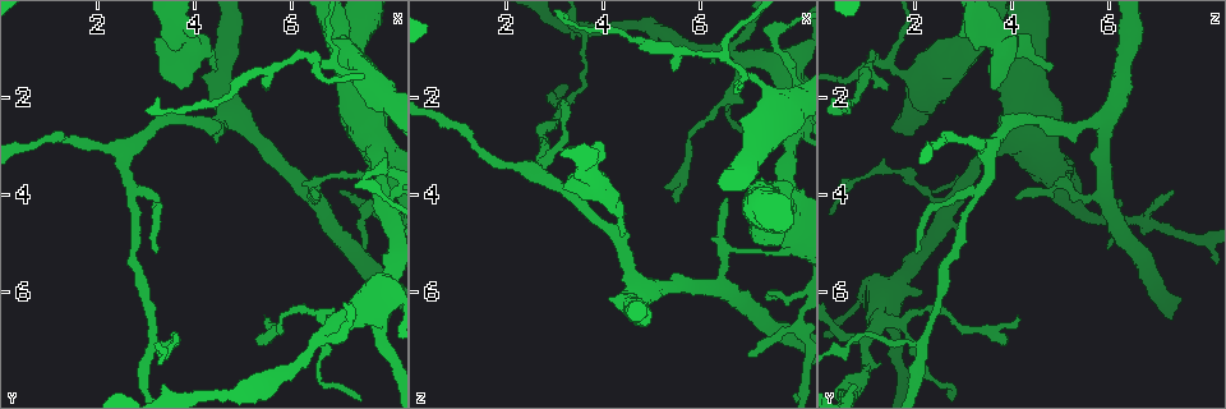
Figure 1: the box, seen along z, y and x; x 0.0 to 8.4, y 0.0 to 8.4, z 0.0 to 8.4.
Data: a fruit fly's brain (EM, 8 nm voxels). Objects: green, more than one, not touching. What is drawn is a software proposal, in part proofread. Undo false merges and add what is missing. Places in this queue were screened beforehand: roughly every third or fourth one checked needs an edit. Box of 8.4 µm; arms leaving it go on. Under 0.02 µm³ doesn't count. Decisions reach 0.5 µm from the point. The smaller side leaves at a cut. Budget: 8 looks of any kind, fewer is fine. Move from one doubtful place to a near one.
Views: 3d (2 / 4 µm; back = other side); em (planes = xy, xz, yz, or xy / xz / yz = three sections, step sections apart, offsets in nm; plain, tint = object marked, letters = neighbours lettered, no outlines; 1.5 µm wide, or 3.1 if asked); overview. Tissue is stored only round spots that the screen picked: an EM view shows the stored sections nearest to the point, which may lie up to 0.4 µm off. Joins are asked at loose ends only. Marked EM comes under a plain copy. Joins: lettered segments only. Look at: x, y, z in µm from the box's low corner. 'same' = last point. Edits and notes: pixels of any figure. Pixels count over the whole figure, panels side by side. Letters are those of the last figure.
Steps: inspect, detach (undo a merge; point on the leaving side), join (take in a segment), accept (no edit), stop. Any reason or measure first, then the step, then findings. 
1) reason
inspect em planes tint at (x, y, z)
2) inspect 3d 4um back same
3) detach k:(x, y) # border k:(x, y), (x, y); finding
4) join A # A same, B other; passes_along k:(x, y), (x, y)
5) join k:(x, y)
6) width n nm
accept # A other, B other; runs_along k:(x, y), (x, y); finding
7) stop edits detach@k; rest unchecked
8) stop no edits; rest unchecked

thin end
inspect 3d 4um at (4.35, 1.30, 4.85)

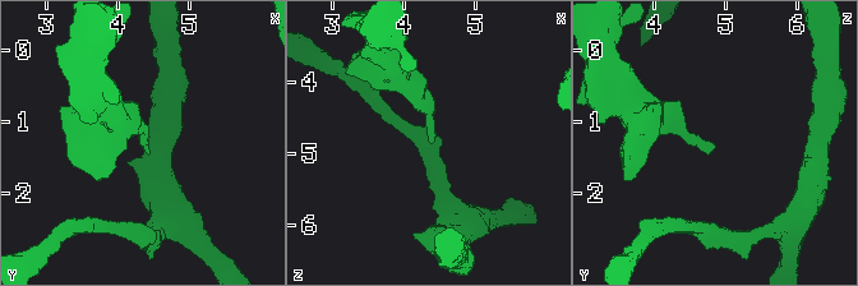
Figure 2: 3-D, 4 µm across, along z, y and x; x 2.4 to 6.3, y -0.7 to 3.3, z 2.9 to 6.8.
shape alone is not enough
inspect em yz step 8 letters at (4.30, 1.35, 4.85)

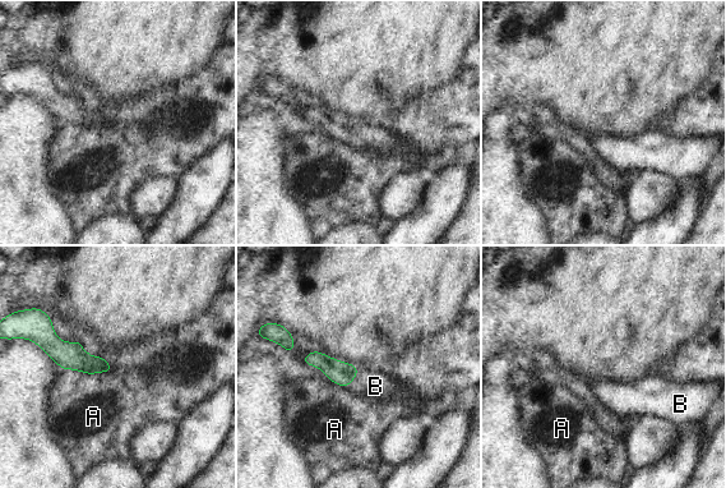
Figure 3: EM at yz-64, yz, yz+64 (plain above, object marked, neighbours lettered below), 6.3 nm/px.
join B # A other, B same; it goes on there

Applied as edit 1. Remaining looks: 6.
calibre changes
inspect 3d 4um at (6.45, 4.10, 5.75)

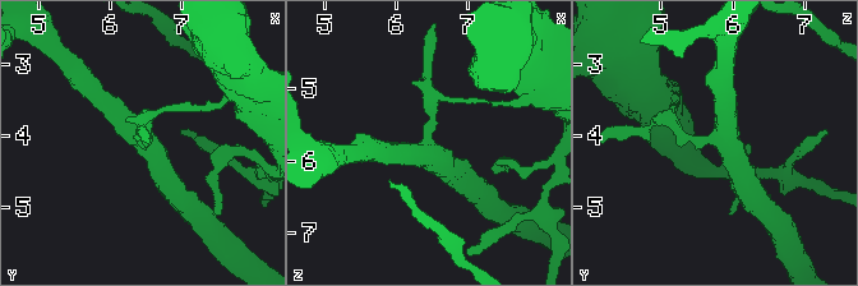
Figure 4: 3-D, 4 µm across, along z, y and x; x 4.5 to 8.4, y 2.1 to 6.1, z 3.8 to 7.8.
arms 3; arm_widths 180, 320, 340 nm; now the EM
inspect em xz step 4 letters at (6.45, 4.10, 5.80)

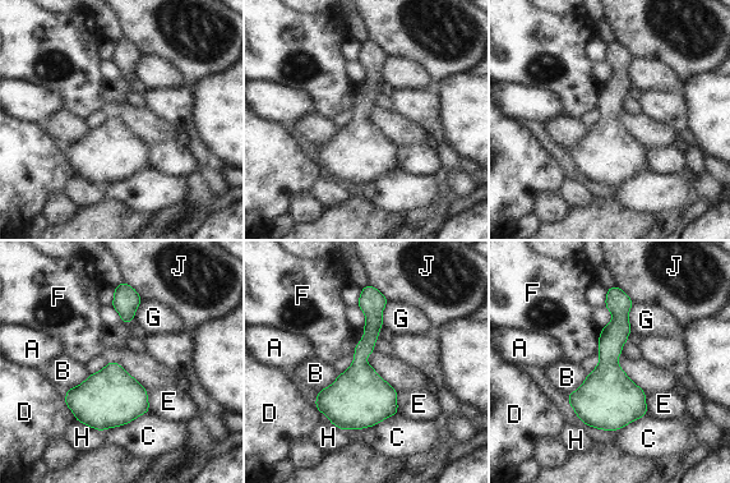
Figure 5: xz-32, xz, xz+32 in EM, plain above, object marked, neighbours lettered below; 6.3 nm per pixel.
accept # A other, B other, C other, D other, E other, F other, G other, H other, J other; all the same neuron

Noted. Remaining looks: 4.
thin neck
inspect em yz step 4 letters at (7.90, 3.50, 5.05)

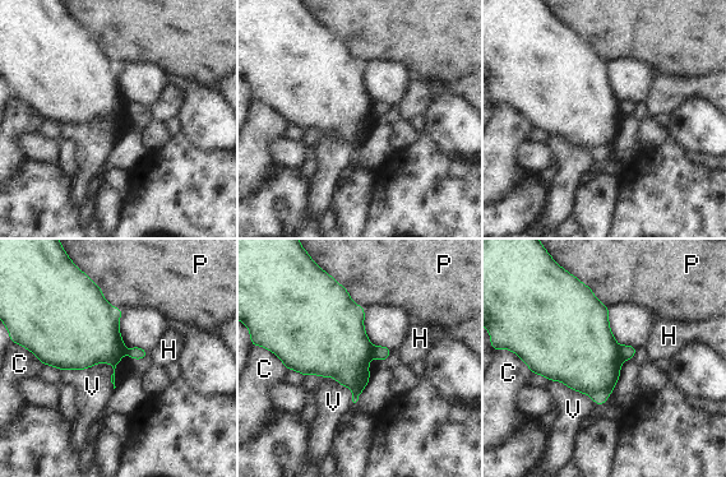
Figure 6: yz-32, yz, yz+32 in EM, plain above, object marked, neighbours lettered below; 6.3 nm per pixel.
width 260 nm
detach 6:(628, 351) # C other, H other, P other, V other; border 6:(620, 347), (623, 360); a second neuron is stuck on

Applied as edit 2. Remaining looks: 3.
stop edits join@3, detach@6; rest unchecked

